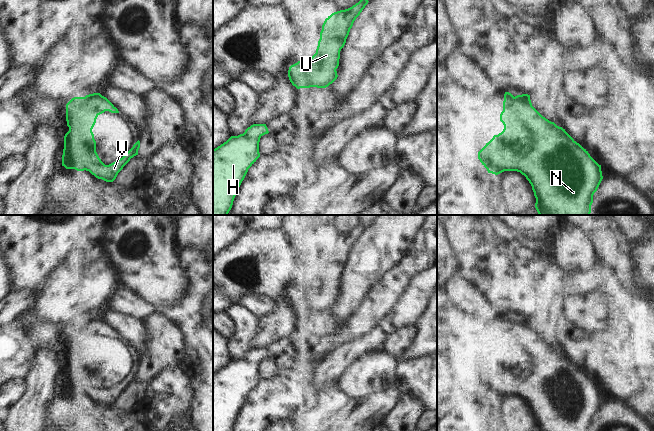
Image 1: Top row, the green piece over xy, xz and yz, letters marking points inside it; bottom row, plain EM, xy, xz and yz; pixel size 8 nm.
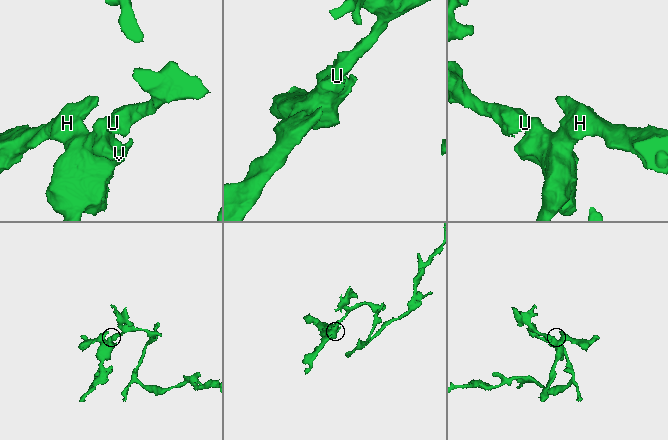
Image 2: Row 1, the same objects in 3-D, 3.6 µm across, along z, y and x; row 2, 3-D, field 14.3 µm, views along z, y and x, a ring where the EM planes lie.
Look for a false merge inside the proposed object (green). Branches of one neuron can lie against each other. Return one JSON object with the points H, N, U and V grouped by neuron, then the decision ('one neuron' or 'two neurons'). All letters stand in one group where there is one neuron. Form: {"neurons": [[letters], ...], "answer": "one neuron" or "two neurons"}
{"neurons": [["H", "N", "U", "V"]], "answer": "one neuron"}

